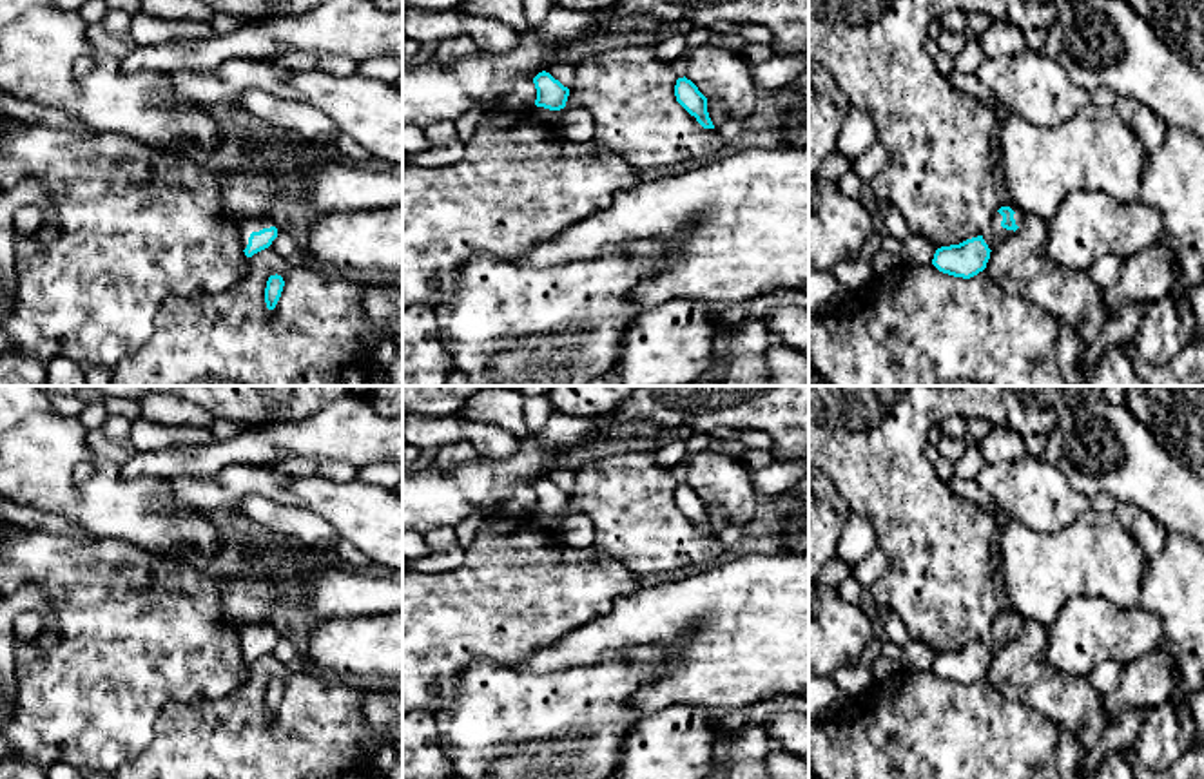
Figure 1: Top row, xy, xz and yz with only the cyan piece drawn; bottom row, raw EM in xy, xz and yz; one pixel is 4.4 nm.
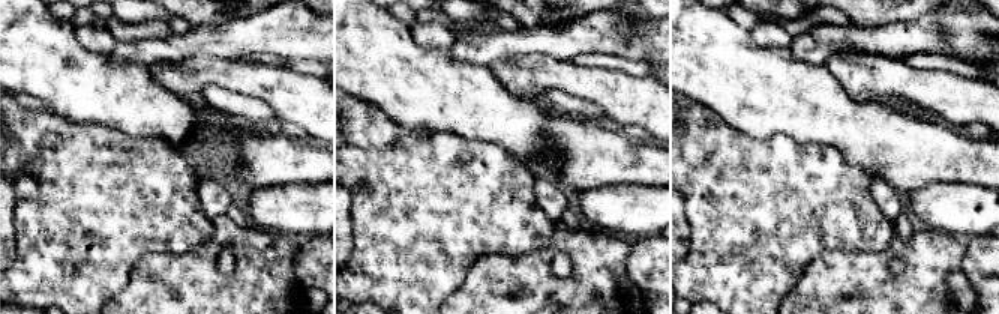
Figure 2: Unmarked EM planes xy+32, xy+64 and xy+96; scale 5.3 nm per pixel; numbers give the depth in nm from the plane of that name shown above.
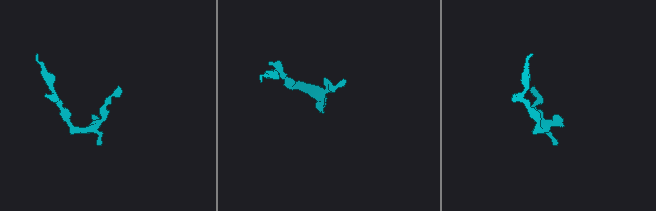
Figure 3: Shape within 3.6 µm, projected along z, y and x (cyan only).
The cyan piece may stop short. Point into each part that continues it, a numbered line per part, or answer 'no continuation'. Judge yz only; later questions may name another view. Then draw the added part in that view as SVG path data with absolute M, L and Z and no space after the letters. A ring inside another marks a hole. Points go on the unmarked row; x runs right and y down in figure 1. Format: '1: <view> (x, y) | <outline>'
1: yz (996, 638) | M997 618L988 632L986 638L983 638L983 645L992 656L995 650L999 650L1005 643L1008 643L1014 636L1006 636L1001 632L1003 621Z

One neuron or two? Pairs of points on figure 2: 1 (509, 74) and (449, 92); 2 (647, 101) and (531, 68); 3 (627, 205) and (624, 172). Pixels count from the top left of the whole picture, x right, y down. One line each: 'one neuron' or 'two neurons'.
1: two neurons
2: one neuron
3: two neurons

